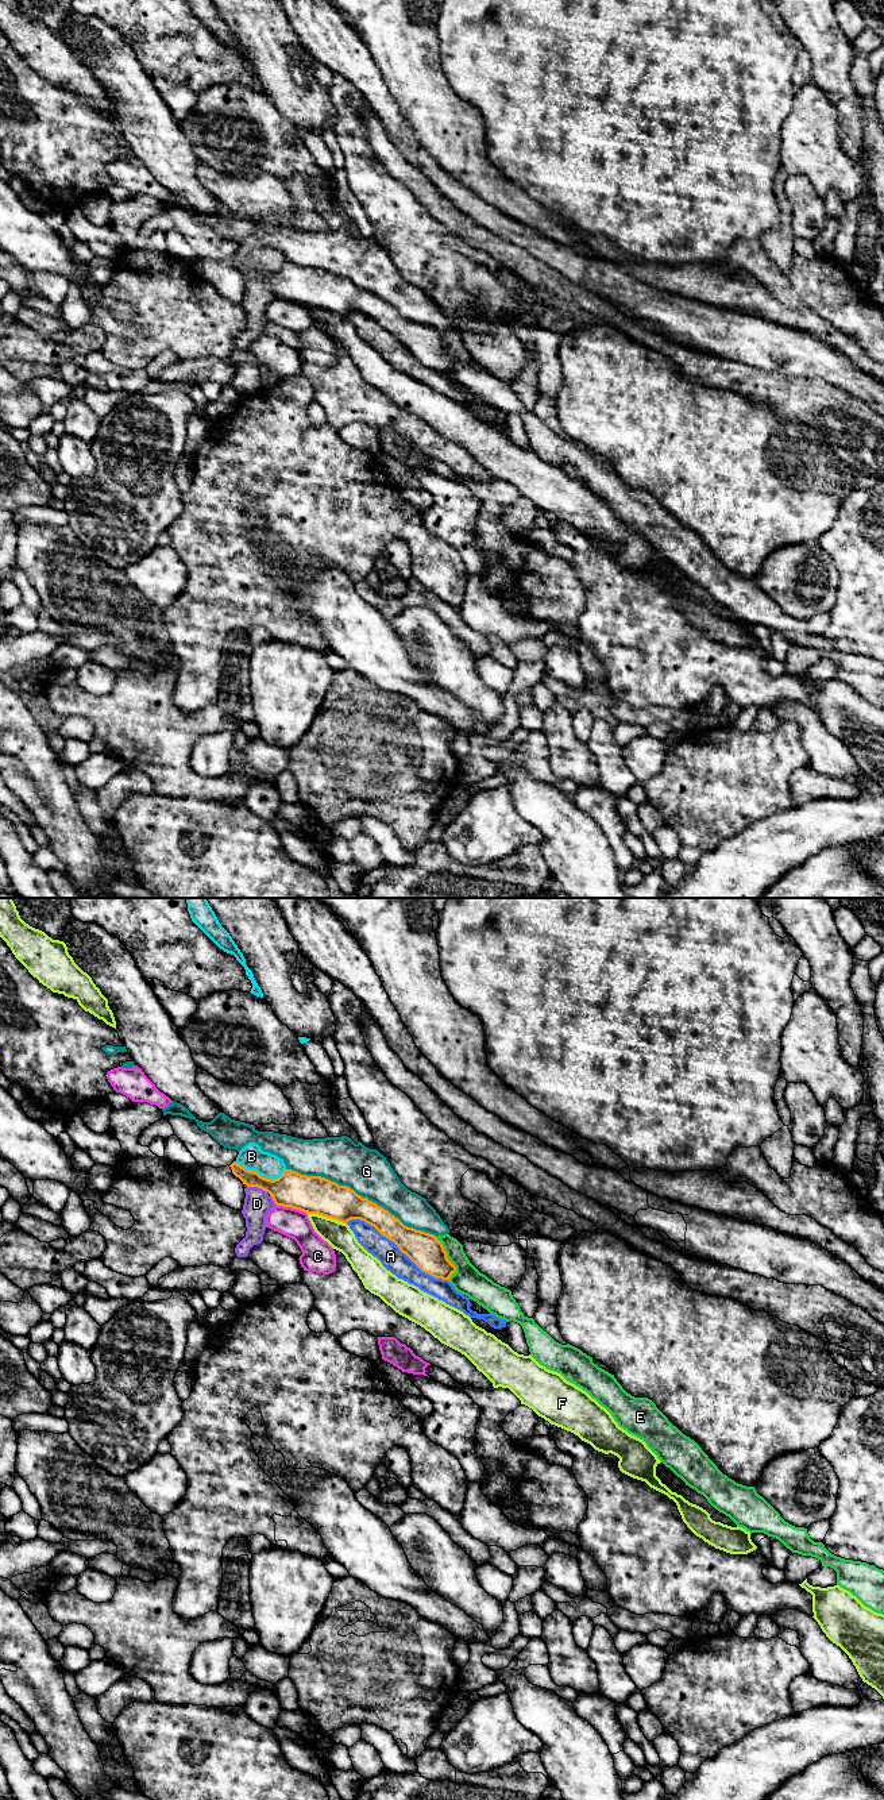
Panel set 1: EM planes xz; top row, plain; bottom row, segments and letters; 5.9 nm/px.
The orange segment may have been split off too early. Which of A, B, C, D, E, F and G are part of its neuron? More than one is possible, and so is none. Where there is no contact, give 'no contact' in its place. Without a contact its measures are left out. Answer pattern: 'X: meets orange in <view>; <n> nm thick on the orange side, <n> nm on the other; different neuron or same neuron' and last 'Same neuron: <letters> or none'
A: meets orange in xz; 200 nm thick on the orange side, 140 nm on the other; different neuron
B: meets orange in xz; 220 nm thick on the orange side, 150 nm on the other; different neuron
C: meets orange in xz; 220 nm thick on the orange side, 170 nm on the other; different neuron
D: meets orange in xz; 220 nm thick on the orange side, 160 nm on the other; different neuron
E: meets orange in xz; 200 nm thick on the orange side, 170 nm on the other; different neuron
F: meets orange in xz; 220 nm thick on the orange side, 160 nm on the other; different neuron
G: meets orange in xz; 220 nm thick on the orange side, 280 nm on the other; different neuron
Same neuron: none

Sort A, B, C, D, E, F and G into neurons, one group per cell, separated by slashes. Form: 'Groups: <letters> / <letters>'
Groups: A / B D / C / E G / F

